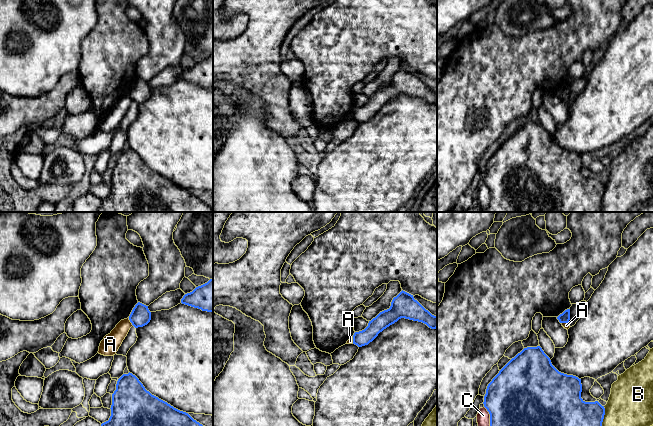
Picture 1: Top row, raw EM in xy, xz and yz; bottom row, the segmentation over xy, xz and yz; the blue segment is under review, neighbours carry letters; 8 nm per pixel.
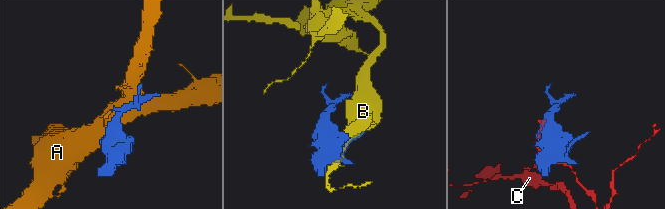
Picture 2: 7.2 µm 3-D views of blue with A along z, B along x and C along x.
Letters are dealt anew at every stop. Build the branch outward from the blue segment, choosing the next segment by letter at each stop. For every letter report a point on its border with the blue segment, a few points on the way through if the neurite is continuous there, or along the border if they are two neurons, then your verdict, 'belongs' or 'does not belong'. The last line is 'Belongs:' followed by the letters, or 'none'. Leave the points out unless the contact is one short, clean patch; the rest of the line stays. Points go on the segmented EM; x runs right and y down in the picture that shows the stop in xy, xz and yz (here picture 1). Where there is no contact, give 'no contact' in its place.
A: contact xy (130, 321); border xy (128, 318), (133, 325); does not belong
B: contact yz (603, 416); does not belong
C: contact yz (490, 416); does not belong
Belongs: none

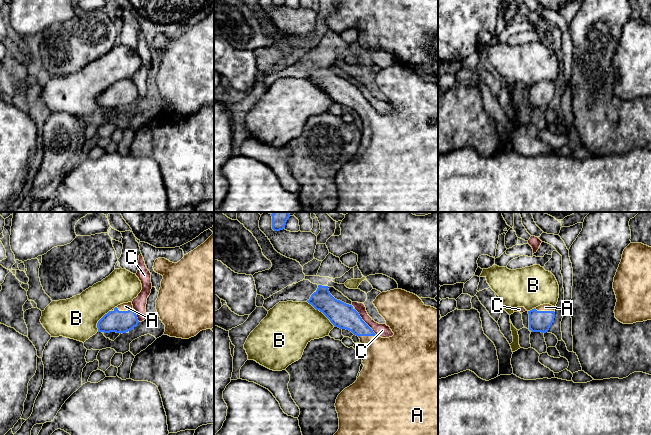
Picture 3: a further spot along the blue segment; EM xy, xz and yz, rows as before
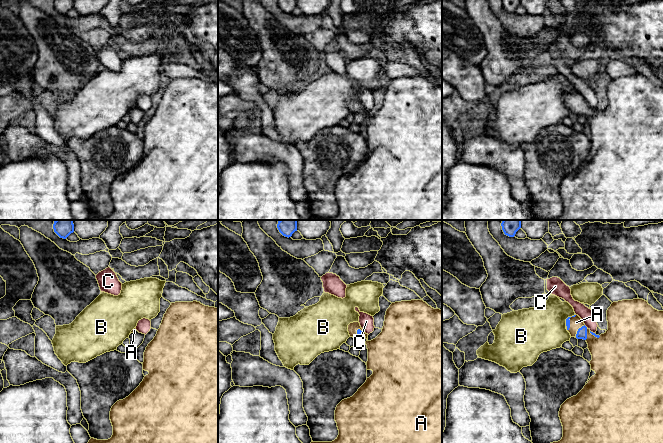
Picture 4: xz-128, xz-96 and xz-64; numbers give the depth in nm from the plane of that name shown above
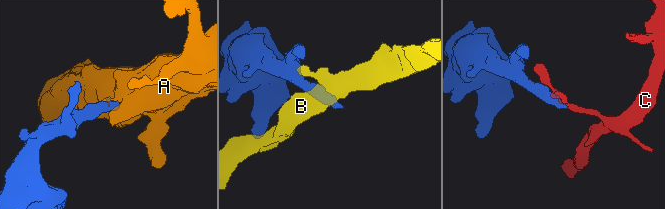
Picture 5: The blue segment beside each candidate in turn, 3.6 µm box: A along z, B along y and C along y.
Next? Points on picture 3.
A: contact yz (544, 311); way yz (539, 321), (544, 311), (545, 307); belongs
B: contact xz (320, 311); border xz (306, 301), (318, 309), (334, 325); does not belong
C: contact xz (364, 322); border xz (354, 309), (376, 334); does not belong
Belongs: A

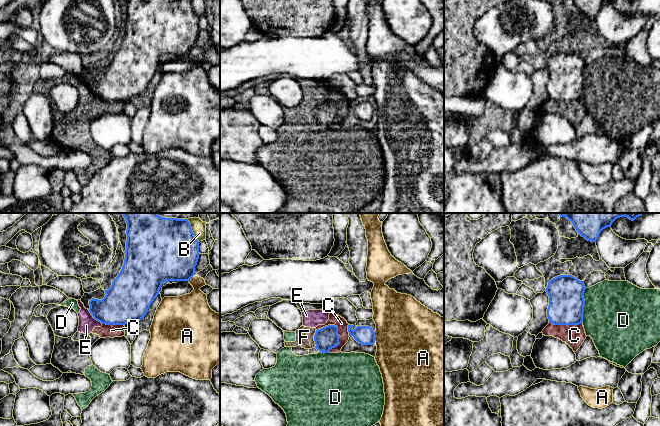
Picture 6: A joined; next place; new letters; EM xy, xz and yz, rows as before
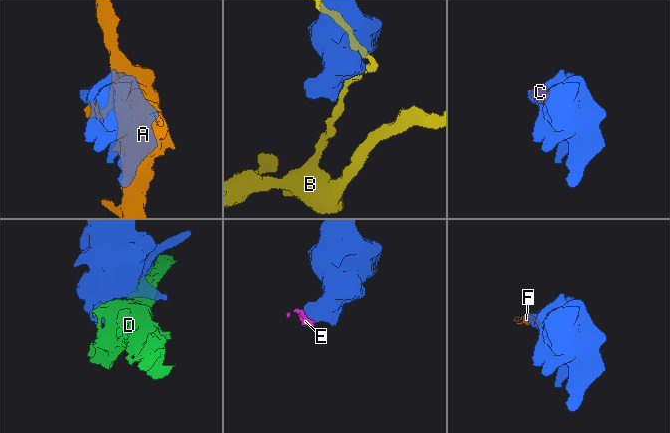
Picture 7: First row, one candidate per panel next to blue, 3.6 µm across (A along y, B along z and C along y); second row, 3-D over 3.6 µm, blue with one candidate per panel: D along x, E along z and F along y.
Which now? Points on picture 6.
A: contact xz (374, 337); does not belong
B: contact xy (191, 230); does not belong
C: contact xz (338, 340); border xz (334, 324), (338, 330), (338, 344), (332, 347), (329, 352); does not belong
D: contact yz (584, 304); does not belong
E: contact xy (94, 318); border xy (88, 310), (95, 319), (102, 323); does not belong
F: contact xz (314, 338); border xz (316, 330), (314, 346); does not belong
Belongs: none

